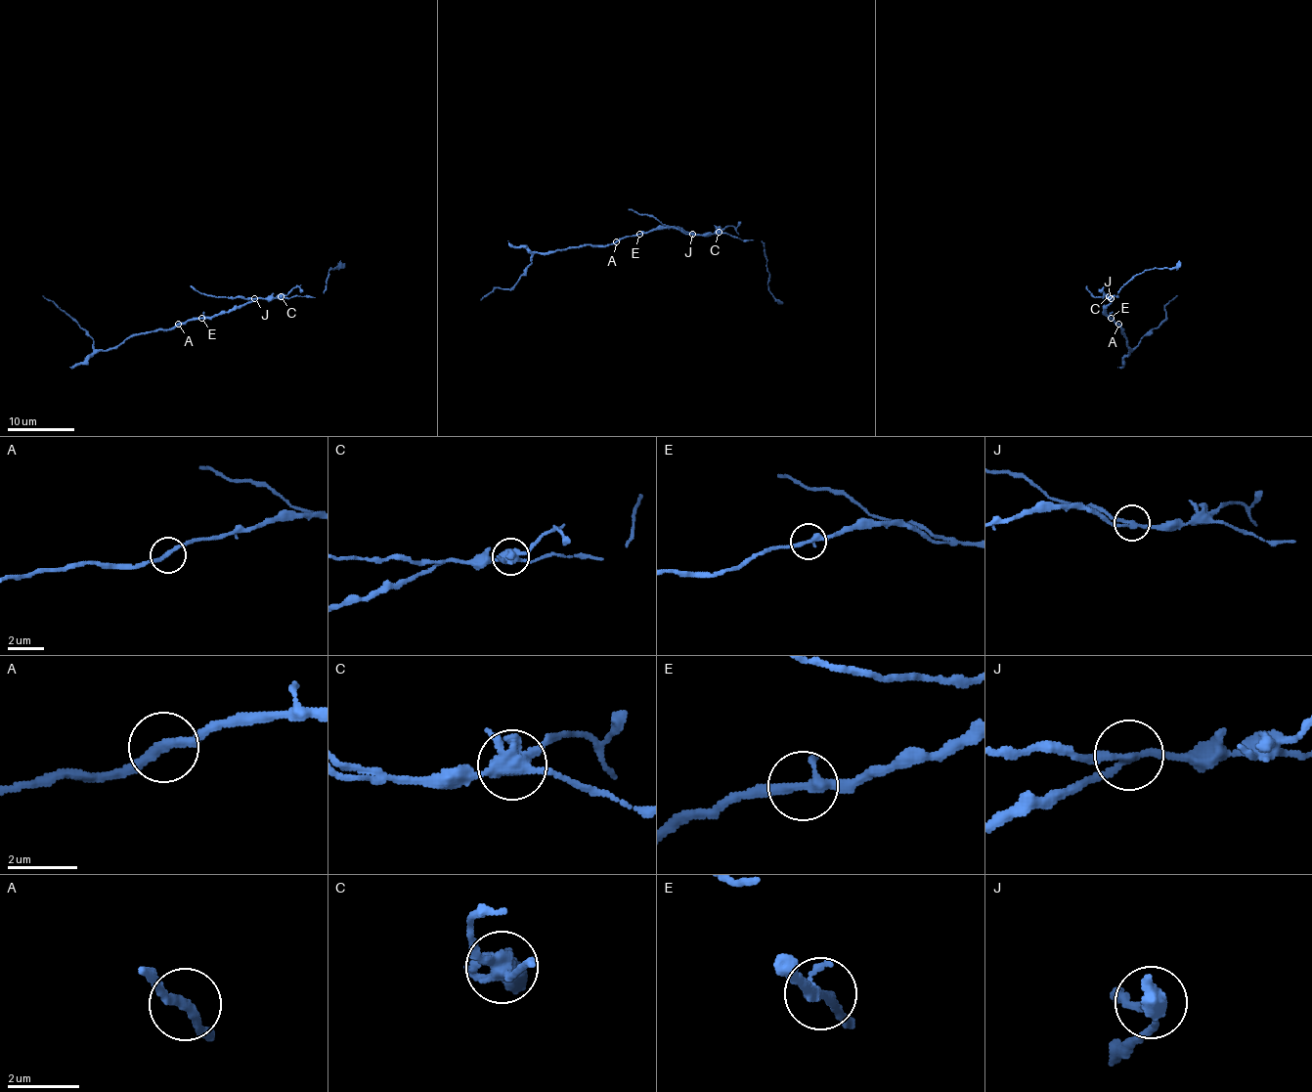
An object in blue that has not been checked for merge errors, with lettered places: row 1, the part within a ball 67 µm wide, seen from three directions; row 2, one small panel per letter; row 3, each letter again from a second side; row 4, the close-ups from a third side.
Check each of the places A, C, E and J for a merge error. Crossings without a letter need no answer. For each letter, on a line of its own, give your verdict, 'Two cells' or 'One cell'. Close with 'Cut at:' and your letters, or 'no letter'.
A: One cell
C: Two cells
E: One cell
J: Two cells
Cut at: C, J

